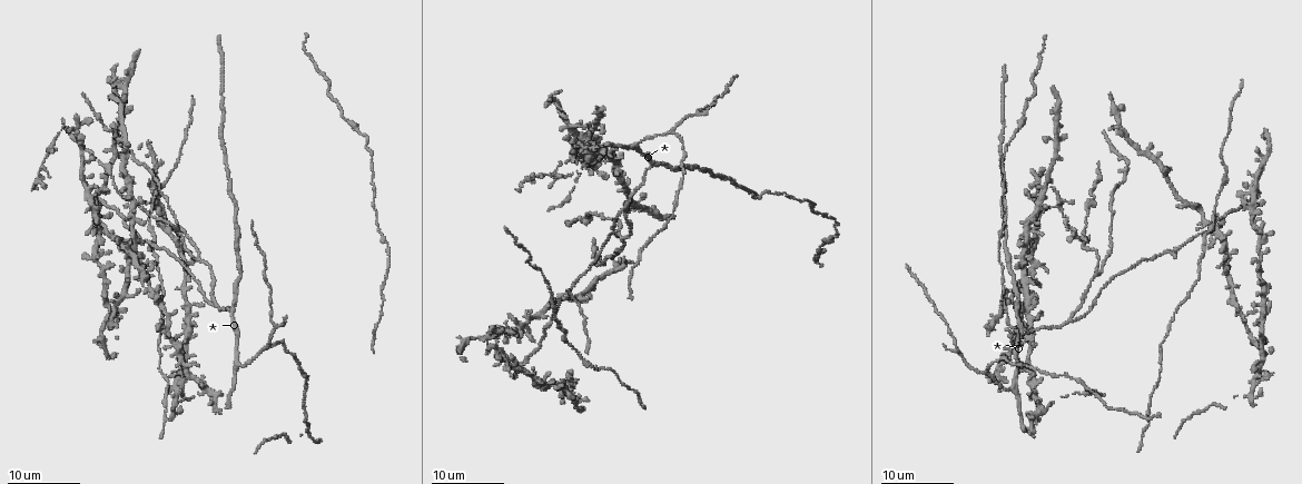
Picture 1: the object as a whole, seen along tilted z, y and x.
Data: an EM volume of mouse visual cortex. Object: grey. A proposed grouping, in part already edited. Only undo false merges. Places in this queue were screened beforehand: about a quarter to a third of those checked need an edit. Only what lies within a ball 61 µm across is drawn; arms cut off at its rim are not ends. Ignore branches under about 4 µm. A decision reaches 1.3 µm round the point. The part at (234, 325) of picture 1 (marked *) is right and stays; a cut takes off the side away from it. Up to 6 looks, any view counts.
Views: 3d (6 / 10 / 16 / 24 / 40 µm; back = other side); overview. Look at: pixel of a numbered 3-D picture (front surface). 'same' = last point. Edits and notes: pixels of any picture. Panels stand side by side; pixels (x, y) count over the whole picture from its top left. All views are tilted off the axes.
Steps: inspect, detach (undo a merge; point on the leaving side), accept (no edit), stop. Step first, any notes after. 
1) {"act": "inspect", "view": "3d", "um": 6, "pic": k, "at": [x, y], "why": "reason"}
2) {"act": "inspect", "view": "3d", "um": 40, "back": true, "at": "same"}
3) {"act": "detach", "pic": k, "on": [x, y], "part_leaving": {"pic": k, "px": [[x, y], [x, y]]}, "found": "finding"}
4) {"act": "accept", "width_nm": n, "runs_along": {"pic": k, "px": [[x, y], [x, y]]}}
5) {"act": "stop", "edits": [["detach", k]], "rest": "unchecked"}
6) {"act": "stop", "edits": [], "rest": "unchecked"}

{"act": "inspect", "view": "3d", "um": 24, "pic": 1, "at": [213, 302]}

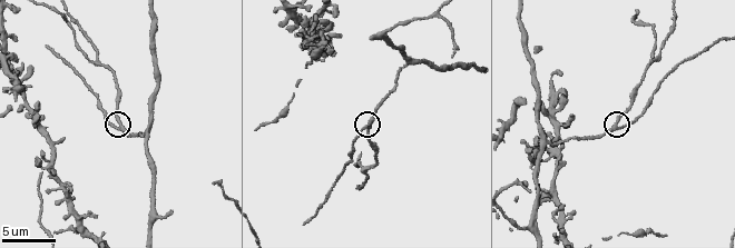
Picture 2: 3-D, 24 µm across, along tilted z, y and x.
{"act": "inspect", "view": "3d", "um": 10, "pic": 2, "at": [617, 122]}

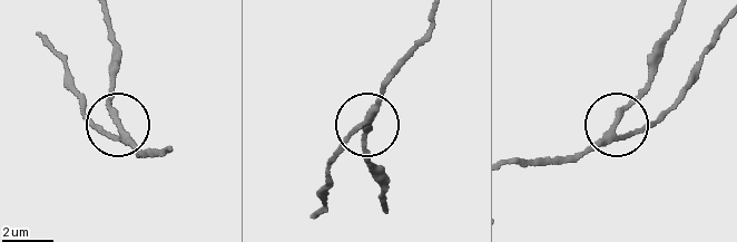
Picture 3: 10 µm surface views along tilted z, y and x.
{"act": "accept", "side_arm_um": 43, "runs_along": {"pic": 3, "px": [[516, 164], [537, 166], [569, 157], [607, 129], [656, 71]]}, "found": "continuous, no second neuron"}

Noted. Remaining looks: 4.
{"act": "inspect", "view": "3d", "um": 16, "pic": 1, "at": [1212, 226]}

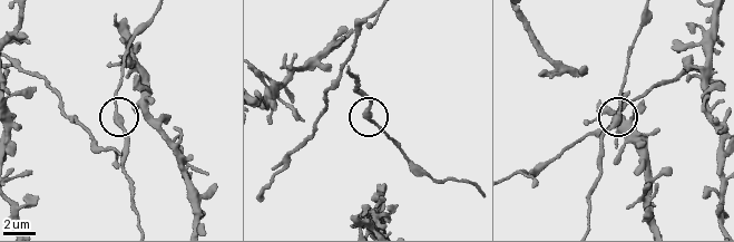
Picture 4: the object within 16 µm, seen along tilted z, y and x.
{"act": "inspect", "view": "3d", "um": 6, "pic": 4, "at": [615, 115]}

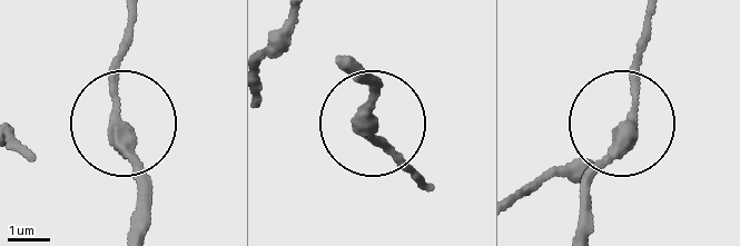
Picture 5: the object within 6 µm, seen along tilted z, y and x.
{"act": "accept", "width_nm": 320, "found": "all the same neuron"}

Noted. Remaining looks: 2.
{"act": "inspect", "view": "3d", "um": 16, "pic": 1, "at": [539, 344], "why": "side arm on a straight run"}

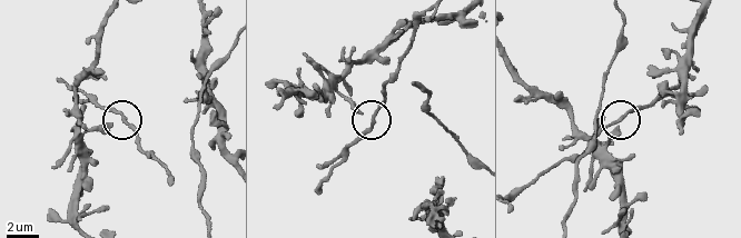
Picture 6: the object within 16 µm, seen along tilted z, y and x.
{"act": "inspect", "view": "3d", "um": 6, "pic": 6, "at": [622, 120]}

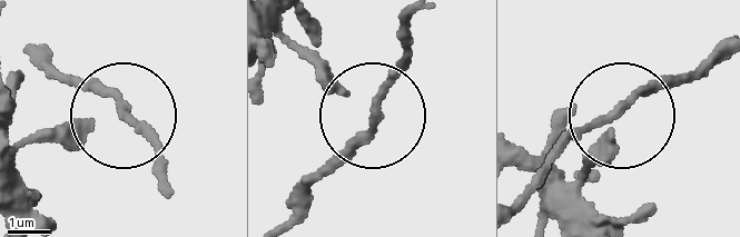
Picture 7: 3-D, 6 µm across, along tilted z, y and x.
{"act": "accept", "runs_along": {"pic": 7, "px": [[165, 171], [115, 102], [56, 69]]}, "found": "one neuron here"}

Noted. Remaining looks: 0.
{"act": "stop", "edits": [], "rest": "unchecked"}

